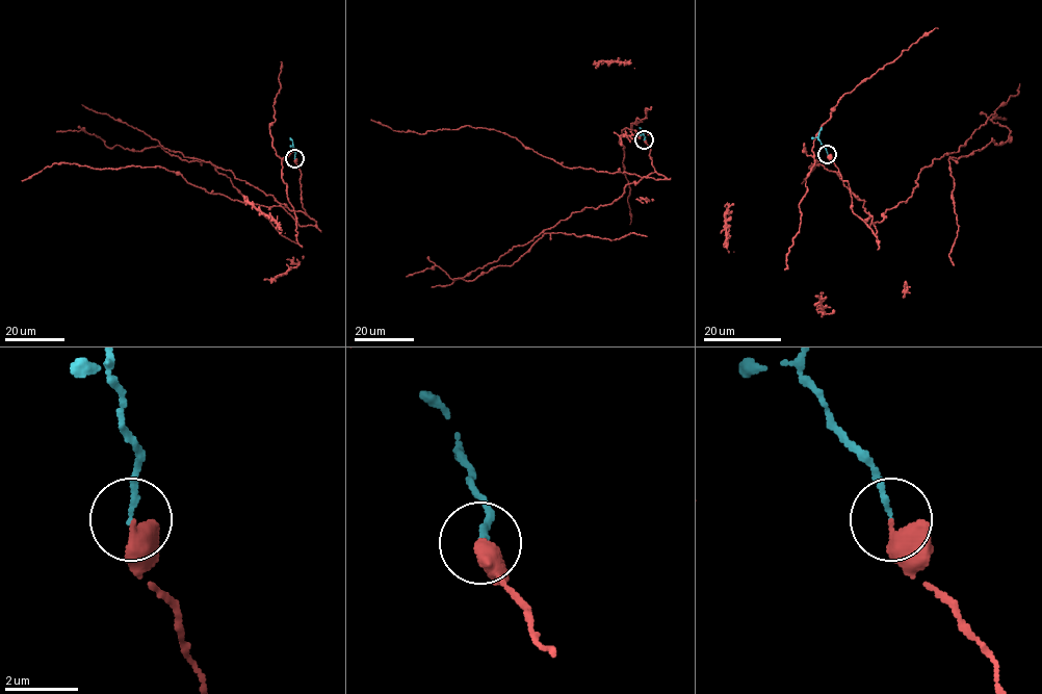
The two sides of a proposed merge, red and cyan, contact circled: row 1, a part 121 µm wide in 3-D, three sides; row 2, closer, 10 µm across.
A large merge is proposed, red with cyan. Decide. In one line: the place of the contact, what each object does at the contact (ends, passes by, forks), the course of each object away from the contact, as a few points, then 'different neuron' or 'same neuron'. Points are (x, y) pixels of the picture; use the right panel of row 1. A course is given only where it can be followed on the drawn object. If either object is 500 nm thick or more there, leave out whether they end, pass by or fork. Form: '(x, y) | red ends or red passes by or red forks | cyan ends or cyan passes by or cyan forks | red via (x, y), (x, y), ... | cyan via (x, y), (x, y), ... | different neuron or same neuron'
(827, 154) | red ends | cyan ends | red via (828, 154), (848, 182), (852, 211), (880, 242), (863, 200), (838, 175), (809, 168), (816, 160), (802, 183) | cyan via (828, 154), (817, 137), (821, 127) | same neuron

